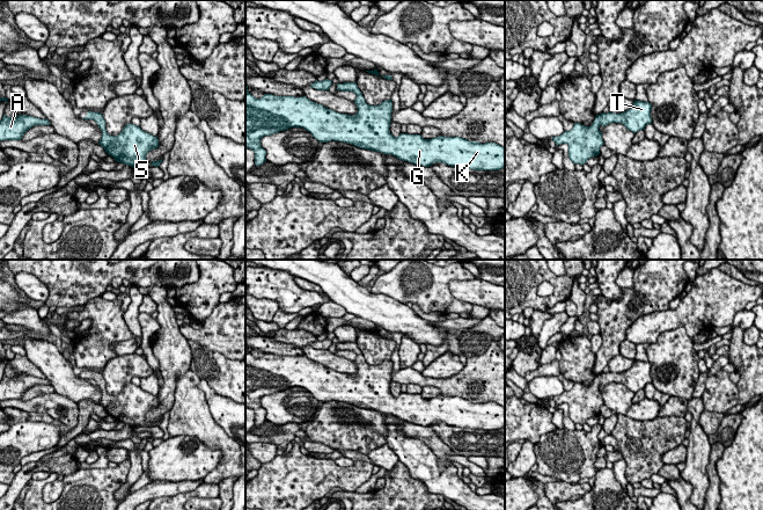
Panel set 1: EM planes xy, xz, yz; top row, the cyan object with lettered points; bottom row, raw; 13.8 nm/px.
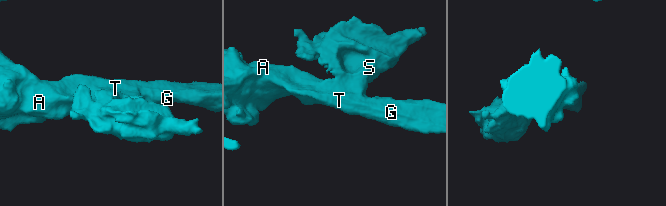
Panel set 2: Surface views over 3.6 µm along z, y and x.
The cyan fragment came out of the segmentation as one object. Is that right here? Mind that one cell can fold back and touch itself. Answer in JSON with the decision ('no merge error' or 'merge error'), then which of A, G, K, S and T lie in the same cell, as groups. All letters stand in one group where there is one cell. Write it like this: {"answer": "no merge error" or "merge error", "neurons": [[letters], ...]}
{"answer": "no merge error", "neurons": [["A", "G", "K", "S", "T"]]}

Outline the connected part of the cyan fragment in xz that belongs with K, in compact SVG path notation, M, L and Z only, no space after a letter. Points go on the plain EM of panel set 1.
M357 342L337 343L337 350L353 351L357 355L354 363L358 372L354 376L330 370L306 356L264 354L261 358L256 358L248 351L245 344L245 407L255 411L255 424L261 425L266 421L266 410L261 406L261 399L264 395L271 395L291 387L302 387L320 402L331 400L347 402L364 409L391 414L399 420L419 425L430 427L435 422L442 422L452 427L474 430L499 430L505 428L505 408L496 402L480 403L461 396L443 395L424 399L420 394L408 393L394 396L389 389L392 372L391 359L383 360L379 365L367 364Z

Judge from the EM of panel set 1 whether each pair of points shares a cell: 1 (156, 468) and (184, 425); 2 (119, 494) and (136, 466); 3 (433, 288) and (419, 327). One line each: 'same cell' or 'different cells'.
1: different cells
2: same cell
3: different cells

